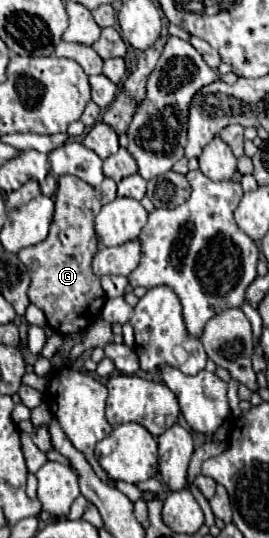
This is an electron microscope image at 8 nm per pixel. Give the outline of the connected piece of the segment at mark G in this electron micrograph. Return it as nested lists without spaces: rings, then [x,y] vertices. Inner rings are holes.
[[[64,174],[58,180],[58,190],[54,196],[56,212],[50,226],[50,234],[44,242],[24,248],[18,252],[24,262],[32,284],[28,290],[30,302],[46,312],[48,322],[58,322],[54,326],[60,334],[70,334],[90,328],[98,318],[106,302],[106,294],[100,286],[100,278],[92,274],[92,256],[98,250],[98,238],[94,232],[94,216],[100,212],[100,196],[88,182]]]

